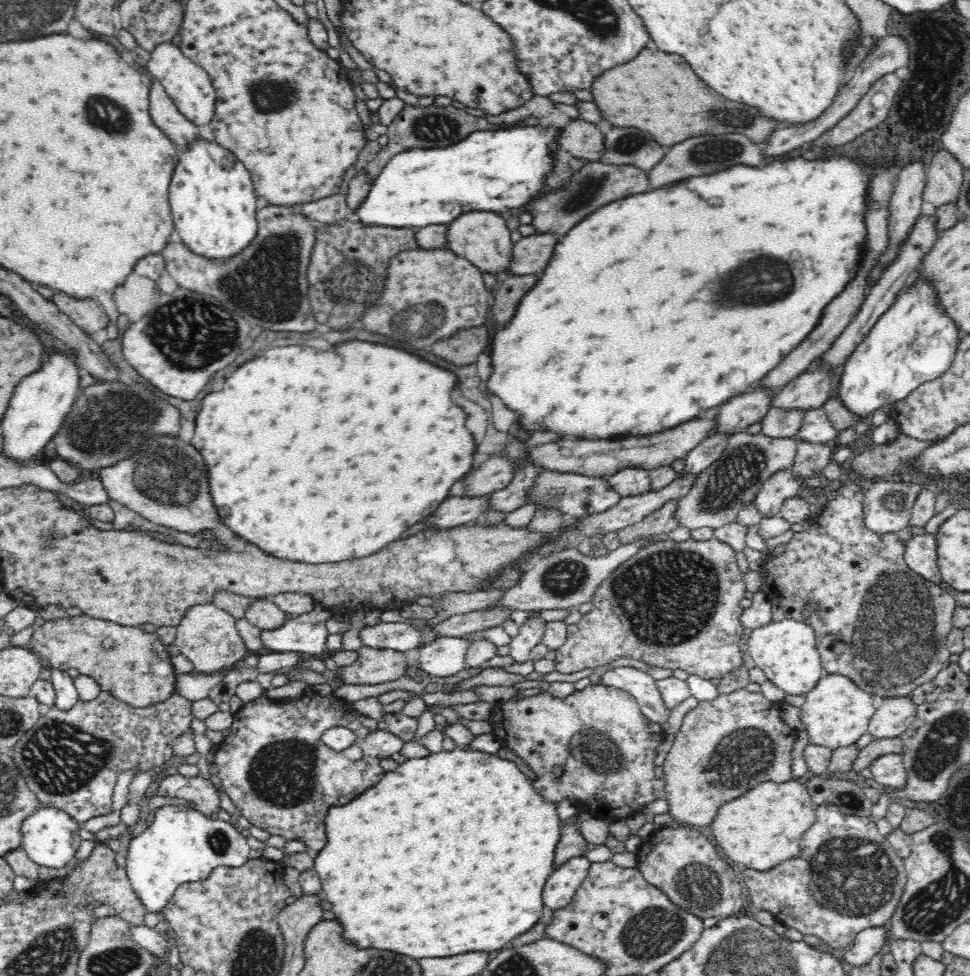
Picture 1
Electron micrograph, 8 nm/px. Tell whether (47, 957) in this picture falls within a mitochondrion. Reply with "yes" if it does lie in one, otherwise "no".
yes

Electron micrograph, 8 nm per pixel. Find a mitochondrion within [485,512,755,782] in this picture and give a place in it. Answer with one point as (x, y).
(669, 597)

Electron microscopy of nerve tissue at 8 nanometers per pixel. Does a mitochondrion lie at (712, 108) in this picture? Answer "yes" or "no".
yes

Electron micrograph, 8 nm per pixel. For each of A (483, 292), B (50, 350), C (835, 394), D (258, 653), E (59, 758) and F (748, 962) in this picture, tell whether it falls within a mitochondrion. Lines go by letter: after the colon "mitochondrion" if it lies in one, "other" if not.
A: other
B: other
C: other
D: other
E: mitochondrion
F: mitochondrion

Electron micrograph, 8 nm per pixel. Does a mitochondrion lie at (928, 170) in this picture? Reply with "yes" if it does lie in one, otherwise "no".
no

